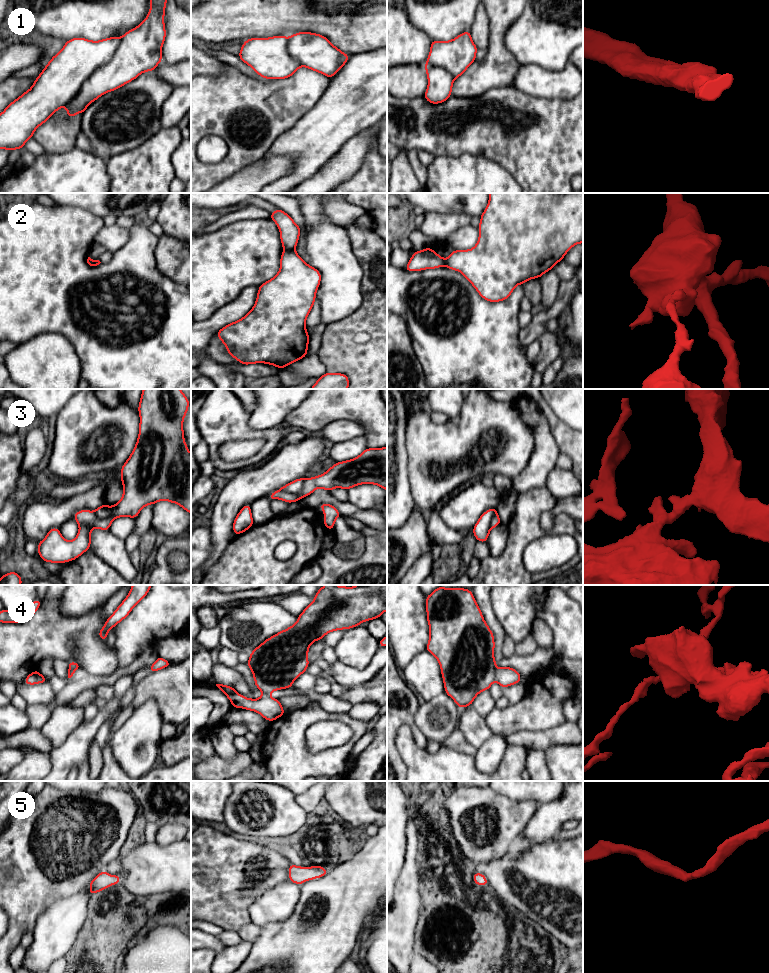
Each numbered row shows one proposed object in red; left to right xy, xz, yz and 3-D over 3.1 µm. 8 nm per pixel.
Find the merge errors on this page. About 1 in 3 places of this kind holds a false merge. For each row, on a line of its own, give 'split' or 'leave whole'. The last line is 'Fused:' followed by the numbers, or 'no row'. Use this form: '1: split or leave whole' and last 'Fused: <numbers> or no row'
1: leave whole
2: split
3: split
4: split
5: leave whole
Fused: 2, 3, 4

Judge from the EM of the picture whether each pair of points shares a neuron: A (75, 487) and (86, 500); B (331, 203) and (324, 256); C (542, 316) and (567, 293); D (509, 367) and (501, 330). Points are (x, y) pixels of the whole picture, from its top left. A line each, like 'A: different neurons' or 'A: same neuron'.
A: different neurons
B: different neurons
C: same neuron
D: same neuron

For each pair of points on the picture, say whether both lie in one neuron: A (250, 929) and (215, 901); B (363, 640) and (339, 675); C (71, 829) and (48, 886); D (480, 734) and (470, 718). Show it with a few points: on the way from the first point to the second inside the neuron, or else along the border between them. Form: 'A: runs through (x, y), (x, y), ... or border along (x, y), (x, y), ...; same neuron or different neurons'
A: border along (251, 922), (243, 925), (237, 931); different neurons
B: border along (338, 659), (356, 668), (365, 668), (370, 663); different neurons
C: runs through (57, 843), (48, 852), (48, 872); same neuron
D: runs through (476, 730), (471, 722); same neuron

